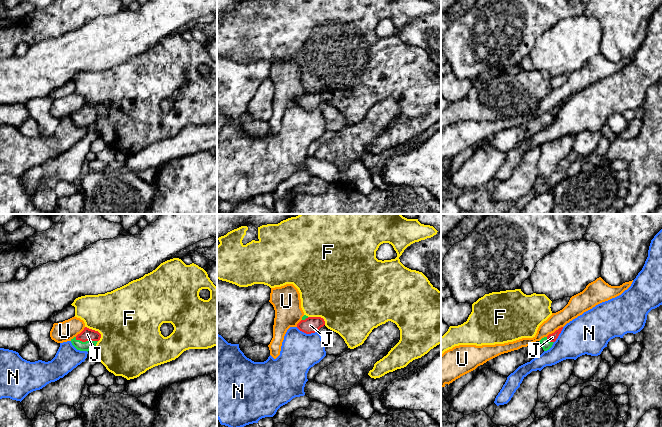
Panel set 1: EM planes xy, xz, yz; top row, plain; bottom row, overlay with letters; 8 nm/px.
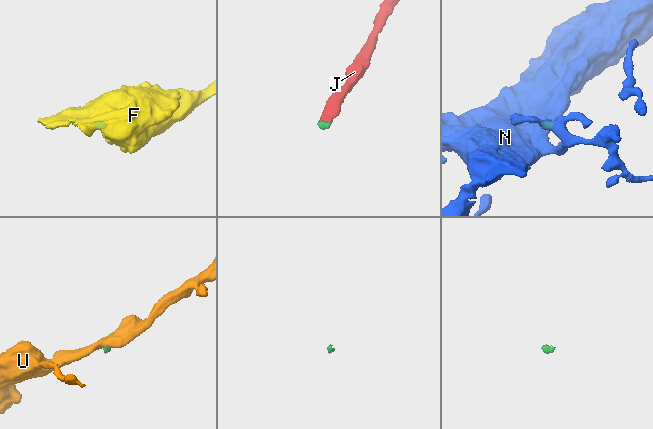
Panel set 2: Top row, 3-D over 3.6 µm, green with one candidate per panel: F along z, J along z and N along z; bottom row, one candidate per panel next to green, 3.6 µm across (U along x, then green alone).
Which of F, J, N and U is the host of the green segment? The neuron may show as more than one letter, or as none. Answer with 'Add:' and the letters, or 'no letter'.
Add: J

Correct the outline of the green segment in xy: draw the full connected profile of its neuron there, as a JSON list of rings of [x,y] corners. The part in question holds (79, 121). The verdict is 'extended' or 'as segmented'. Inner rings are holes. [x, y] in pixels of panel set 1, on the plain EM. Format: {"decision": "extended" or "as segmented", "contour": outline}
{"decision": "extended", "contour": [[[85,103],[80,110],[71,115],[71,119],[77,126],[88,128],[95,124],[100,114],[101,110],[98,107]]]}

